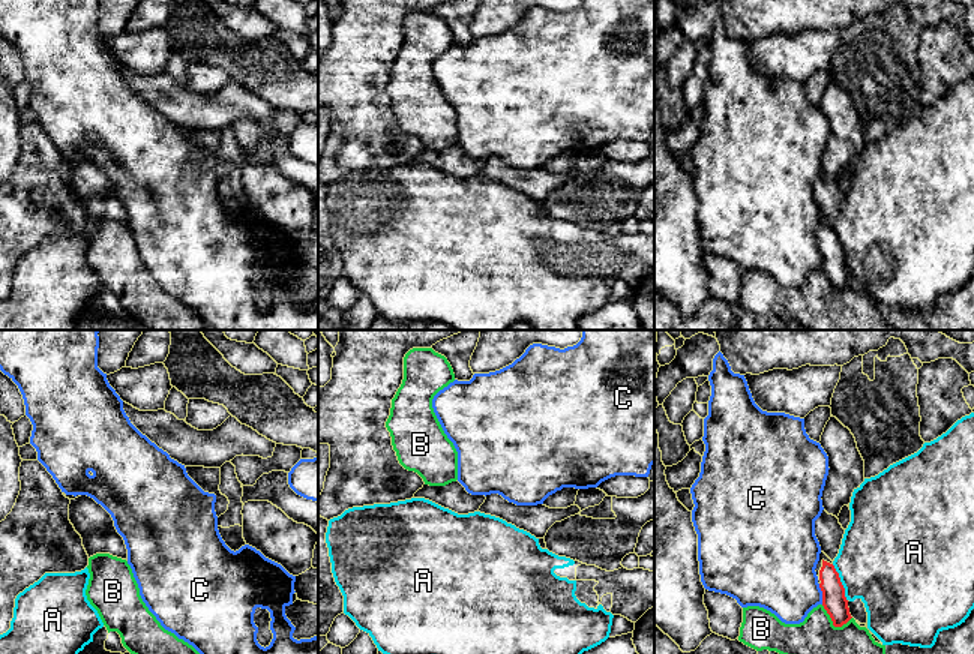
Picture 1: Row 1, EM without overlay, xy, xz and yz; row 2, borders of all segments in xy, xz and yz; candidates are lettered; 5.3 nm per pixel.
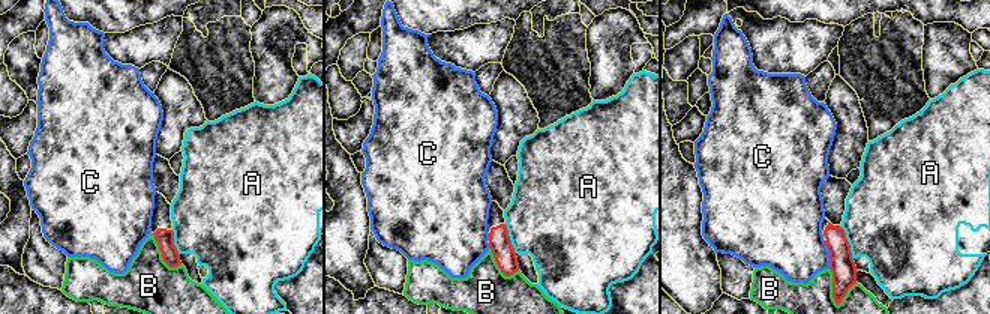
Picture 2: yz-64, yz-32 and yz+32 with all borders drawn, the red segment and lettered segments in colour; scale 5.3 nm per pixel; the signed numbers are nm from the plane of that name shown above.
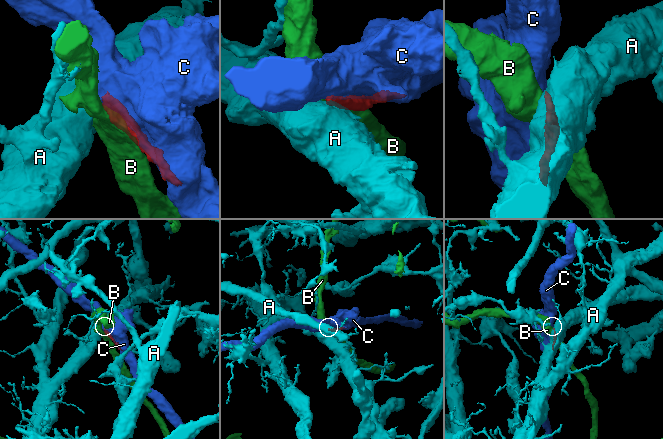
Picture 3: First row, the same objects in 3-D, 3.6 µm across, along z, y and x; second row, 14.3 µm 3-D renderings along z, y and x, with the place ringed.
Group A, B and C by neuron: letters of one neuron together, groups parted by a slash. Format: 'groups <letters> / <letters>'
groups A / B / C

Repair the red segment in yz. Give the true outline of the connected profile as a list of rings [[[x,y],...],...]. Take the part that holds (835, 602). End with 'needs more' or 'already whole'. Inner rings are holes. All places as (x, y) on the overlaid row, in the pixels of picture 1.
[[[819,554],[816,564],[818,584],[822,591],[822,606],[830,615],[834,627],[842,627],[852,616],[849,614],[848,600],[845,597],[845,588],[840,582],[833,561],[824,554]]]; needs more

